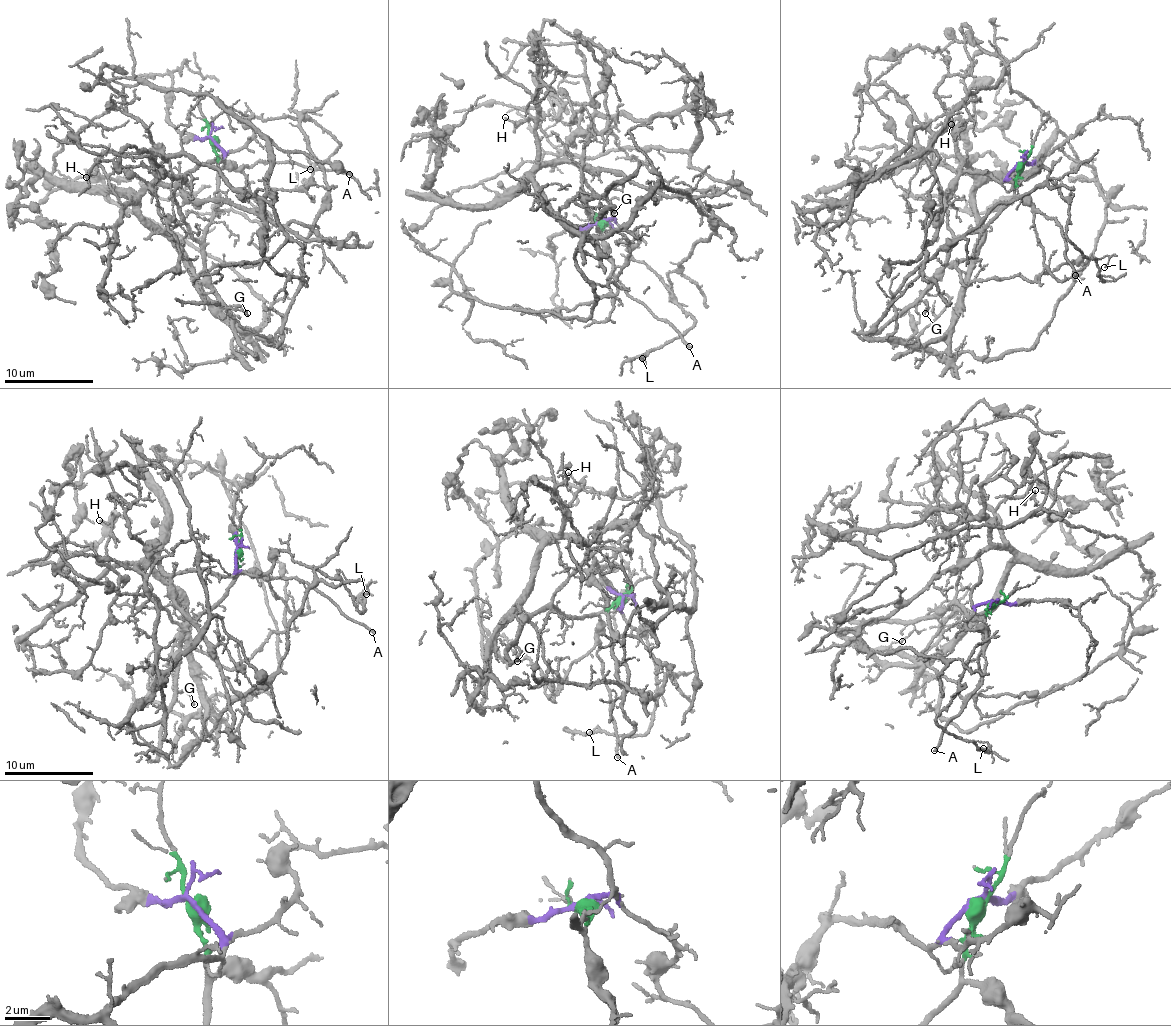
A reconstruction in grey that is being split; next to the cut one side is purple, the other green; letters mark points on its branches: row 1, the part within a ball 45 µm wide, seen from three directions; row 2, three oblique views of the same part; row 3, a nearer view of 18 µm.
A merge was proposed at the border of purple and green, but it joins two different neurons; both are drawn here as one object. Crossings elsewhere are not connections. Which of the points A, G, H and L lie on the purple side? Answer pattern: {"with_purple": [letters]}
{"with_purple": ["H", "L"]}

